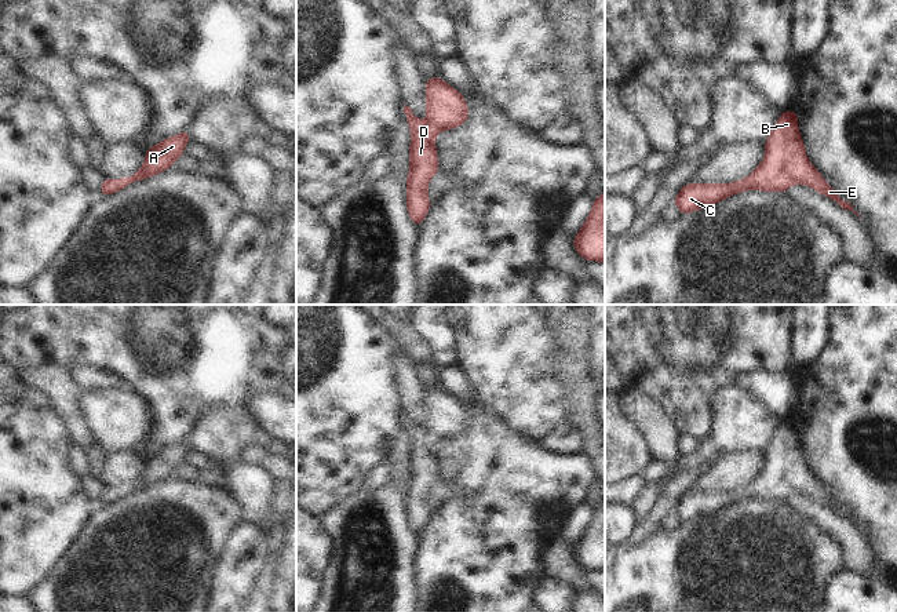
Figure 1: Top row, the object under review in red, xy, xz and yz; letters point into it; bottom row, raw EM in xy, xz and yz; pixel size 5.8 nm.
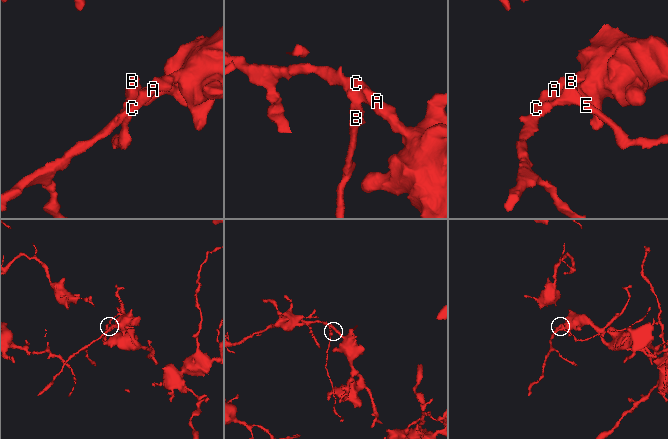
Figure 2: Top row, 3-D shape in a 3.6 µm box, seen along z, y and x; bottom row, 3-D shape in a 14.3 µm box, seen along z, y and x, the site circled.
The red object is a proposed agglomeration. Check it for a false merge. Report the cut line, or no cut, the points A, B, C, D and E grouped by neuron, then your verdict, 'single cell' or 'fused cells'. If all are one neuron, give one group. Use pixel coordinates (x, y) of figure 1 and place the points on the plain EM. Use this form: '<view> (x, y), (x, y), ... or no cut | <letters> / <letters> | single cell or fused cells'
no cut | A B C D E | single cell

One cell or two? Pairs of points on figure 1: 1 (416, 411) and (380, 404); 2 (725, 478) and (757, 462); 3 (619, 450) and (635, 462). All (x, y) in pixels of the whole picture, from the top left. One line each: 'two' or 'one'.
1: two
2: one
3: one

